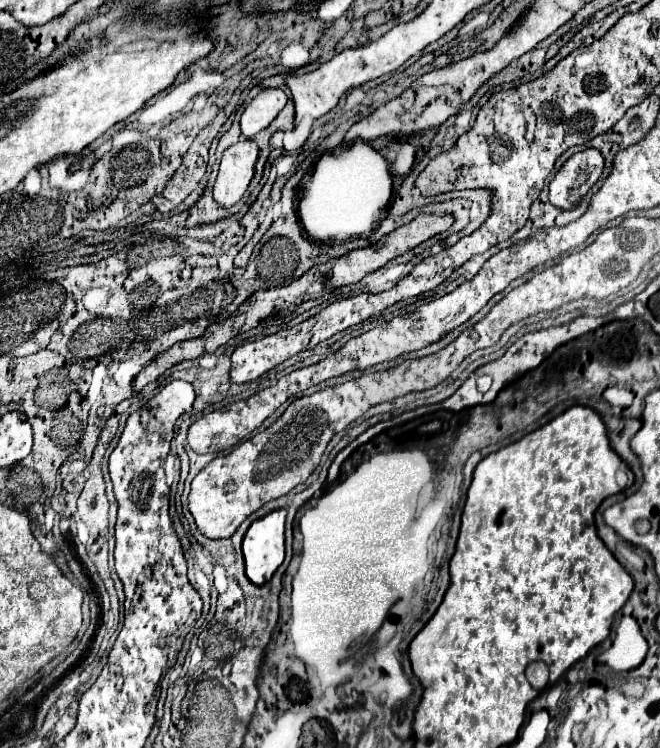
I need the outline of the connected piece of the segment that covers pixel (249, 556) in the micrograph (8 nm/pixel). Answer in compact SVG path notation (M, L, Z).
M284 509L270 511L256 519L244 535L242 551L246 559L246 577L254 585L270 581L284 561L284 519Z

